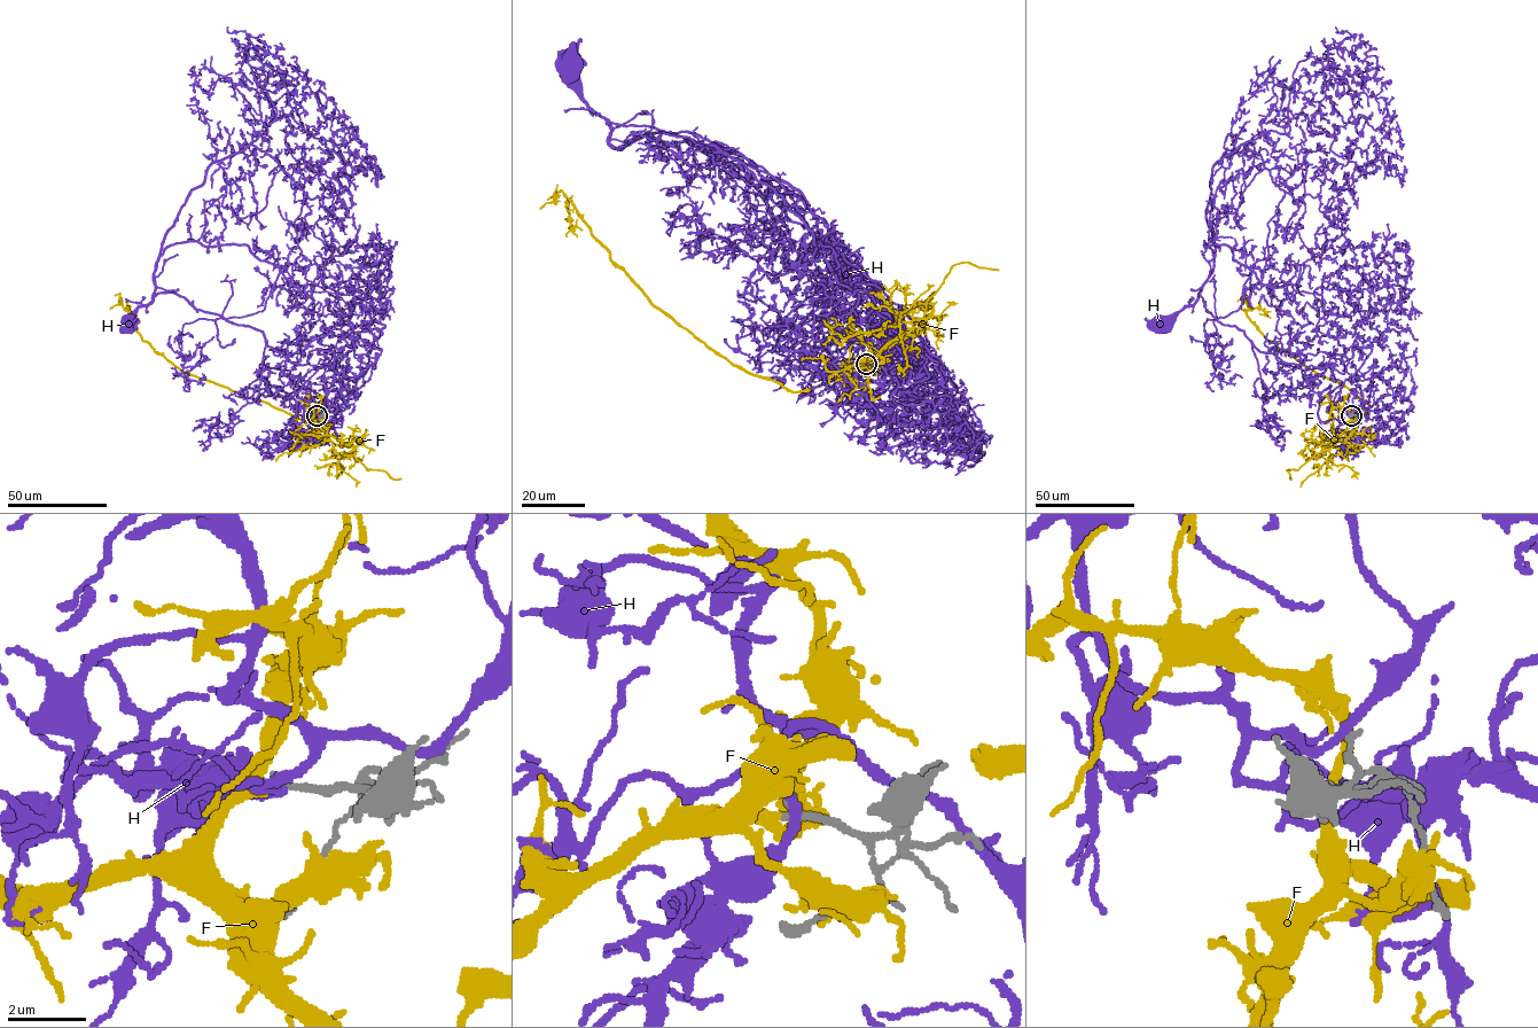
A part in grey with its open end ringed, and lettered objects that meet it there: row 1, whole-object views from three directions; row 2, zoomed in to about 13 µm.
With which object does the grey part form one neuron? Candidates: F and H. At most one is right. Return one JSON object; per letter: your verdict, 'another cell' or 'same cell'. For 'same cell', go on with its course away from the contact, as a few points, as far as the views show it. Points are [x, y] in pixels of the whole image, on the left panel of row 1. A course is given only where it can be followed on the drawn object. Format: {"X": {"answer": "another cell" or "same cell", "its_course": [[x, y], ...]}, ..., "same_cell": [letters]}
{"F": {"answer": "same cell", "its_course": [[317, 414], [303, 420], [182, 372], [142, 340], [120, 301], [109, 309]]}, "H": {"answer": "another cell"}, "same_cell": ["F"]}

